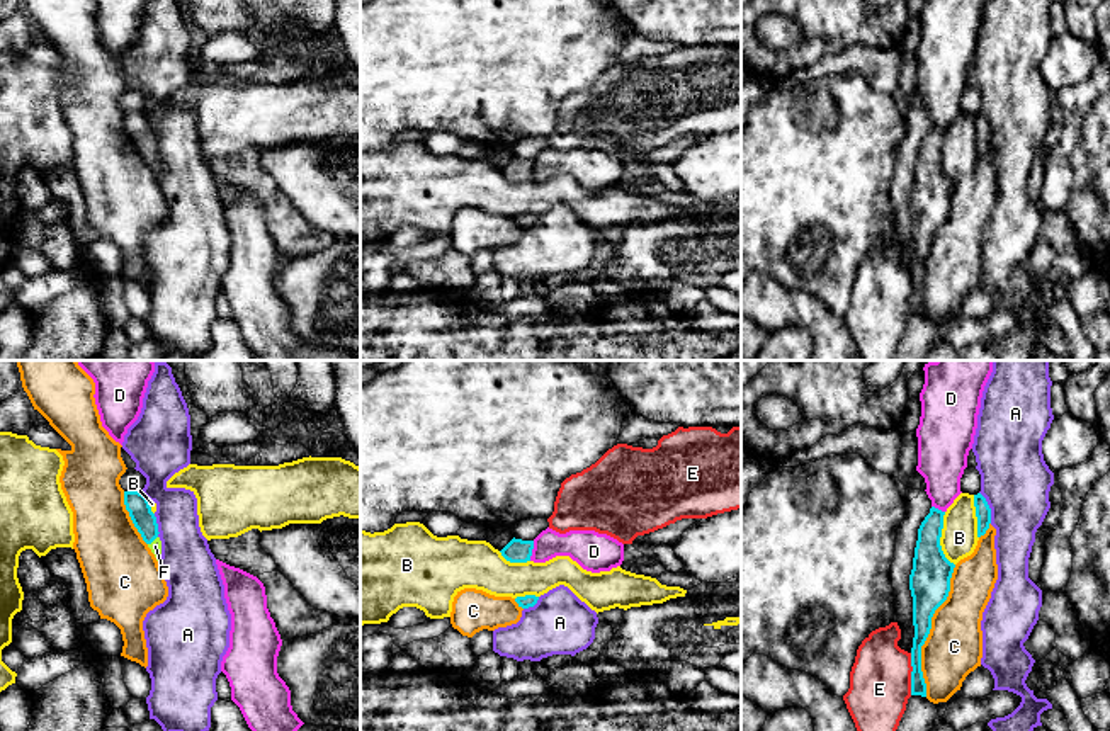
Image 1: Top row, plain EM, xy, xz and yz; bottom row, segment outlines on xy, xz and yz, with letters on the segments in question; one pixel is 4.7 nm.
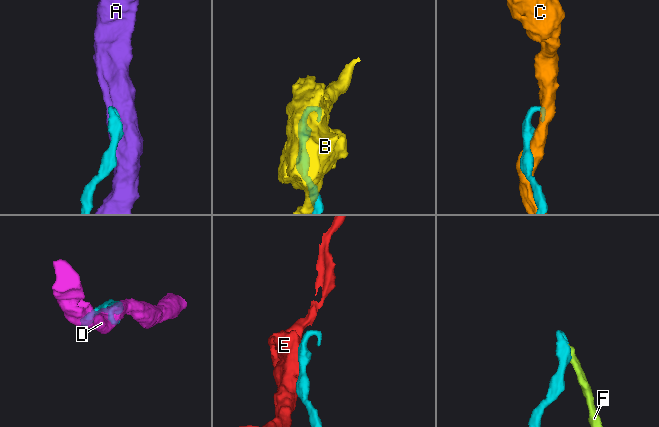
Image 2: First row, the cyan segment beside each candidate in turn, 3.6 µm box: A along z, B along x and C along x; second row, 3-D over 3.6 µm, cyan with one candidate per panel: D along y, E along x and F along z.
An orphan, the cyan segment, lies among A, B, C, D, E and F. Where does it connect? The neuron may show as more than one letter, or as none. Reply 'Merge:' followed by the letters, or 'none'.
Merge: F

